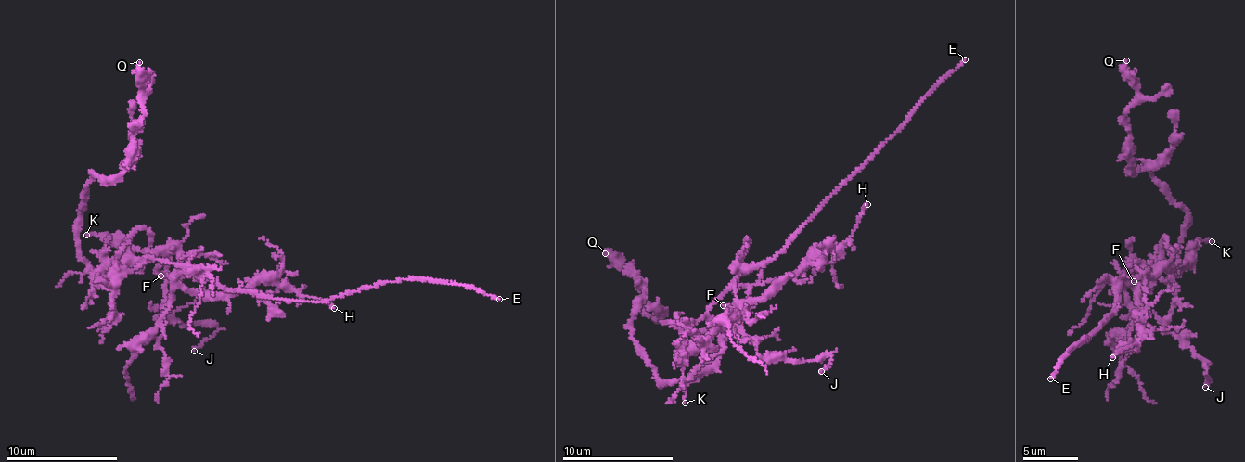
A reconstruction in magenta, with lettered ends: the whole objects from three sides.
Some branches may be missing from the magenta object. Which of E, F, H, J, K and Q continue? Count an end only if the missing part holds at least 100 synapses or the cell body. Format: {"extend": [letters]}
{"extend": ["E"]}

